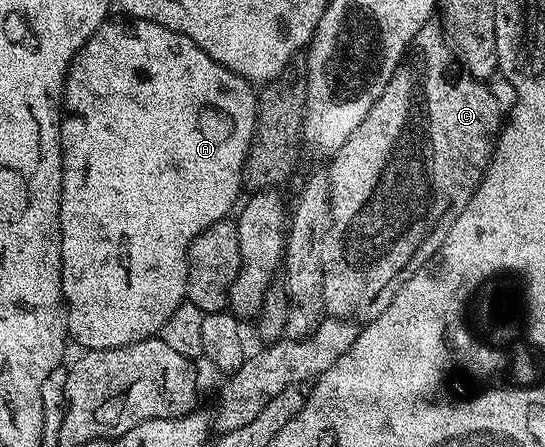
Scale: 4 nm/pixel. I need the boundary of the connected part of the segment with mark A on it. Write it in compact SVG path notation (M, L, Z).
M122 18L123 20L108 19L85 42L83 49L73 58L70 68L67 70L67 80L63 83L63 125L61 126L61 146L63 147L63 181L61 182L61 266L63 267L63 302L67 309L67 330L72 341L80 344L80 349L92 348L120 348L126 344L132 344L138 340L152 339L165 326L169 320L169 314L177 310L177 306L187 300L187 252L191 244L213 222L228 219L236 207L235 199L239 196L239 184L244 183L243 163L247 161L247 152L251 149L251 140L255 137L255 109L257 107L257 92L252 81L244 76L238 76L233 70L229 70L223 64L218 64L197 42L185 38L185 34L177 34L160 24L154 24L148 20L136 20L134 18Z

